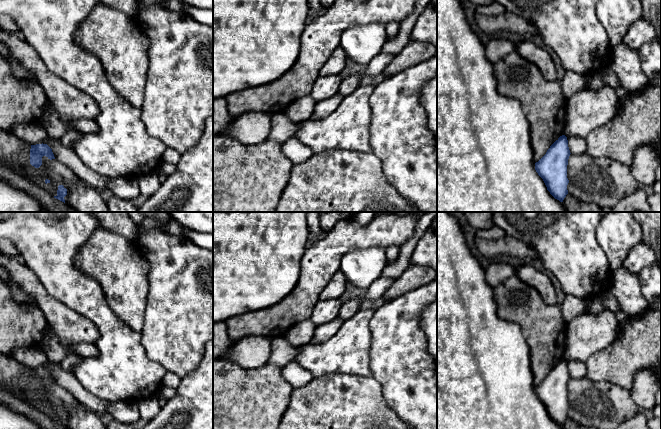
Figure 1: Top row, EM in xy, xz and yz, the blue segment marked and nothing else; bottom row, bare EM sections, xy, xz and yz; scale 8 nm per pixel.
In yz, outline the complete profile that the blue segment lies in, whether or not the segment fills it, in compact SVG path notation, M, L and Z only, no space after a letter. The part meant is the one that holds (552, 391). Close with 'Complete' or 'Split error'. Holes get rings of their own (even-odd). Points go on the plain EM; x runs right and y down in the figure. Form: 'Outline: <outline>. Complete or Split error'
Outline: M562 359L550 370L546 378L535 387L535 394L543 403L550 418L563 429L594 429L585 427L568 418L567 389L570 378L567 361Z. Split error

